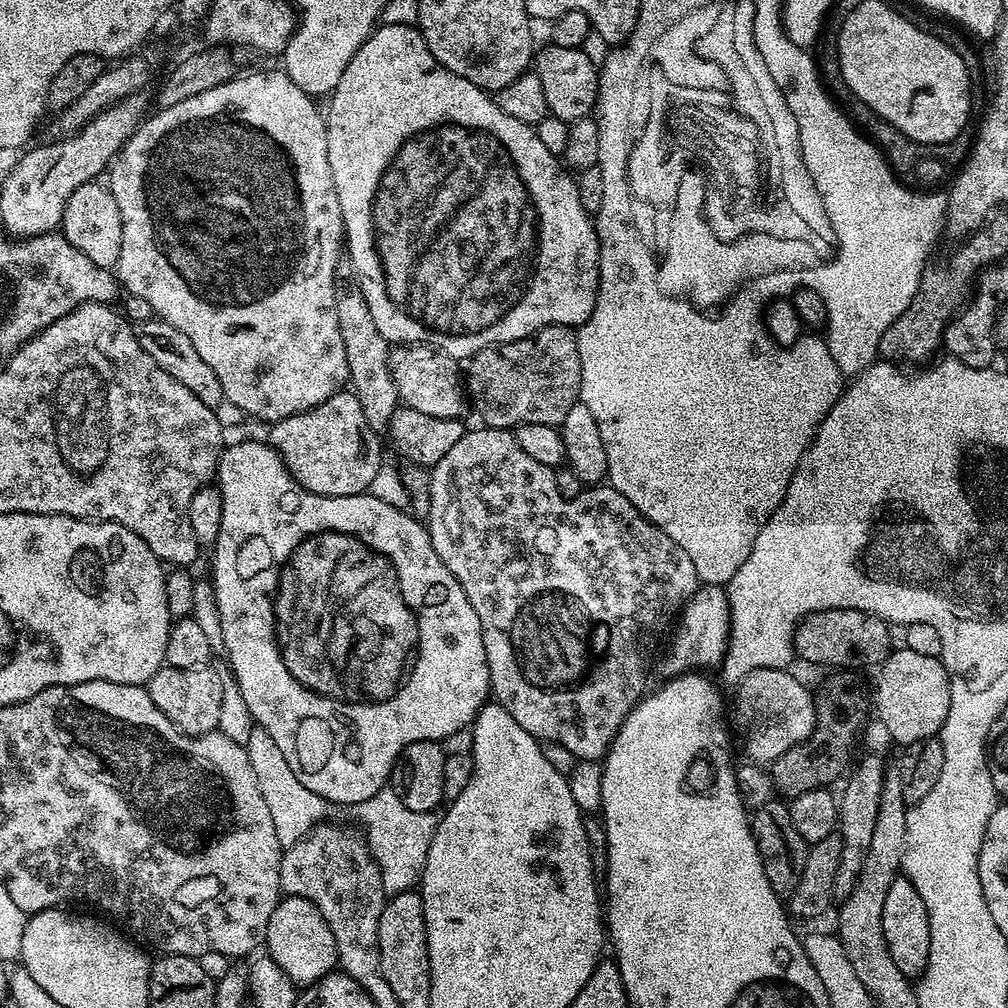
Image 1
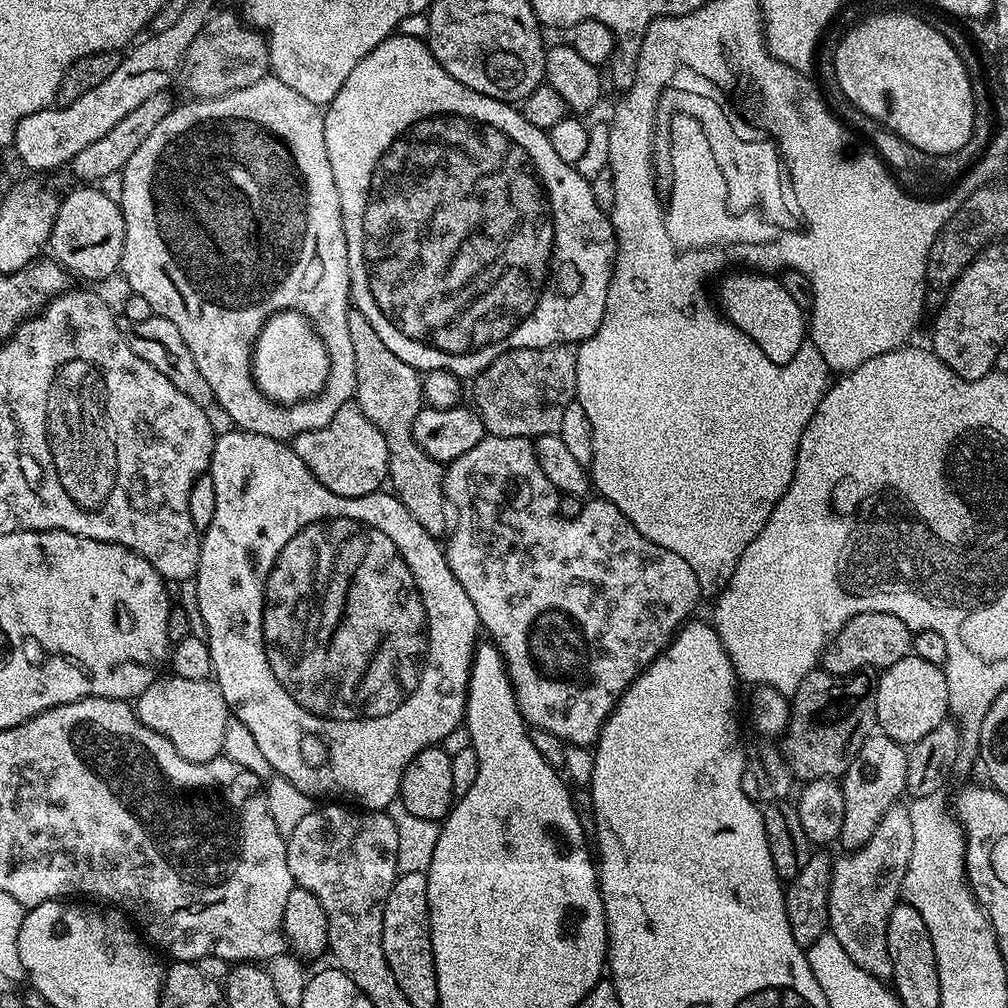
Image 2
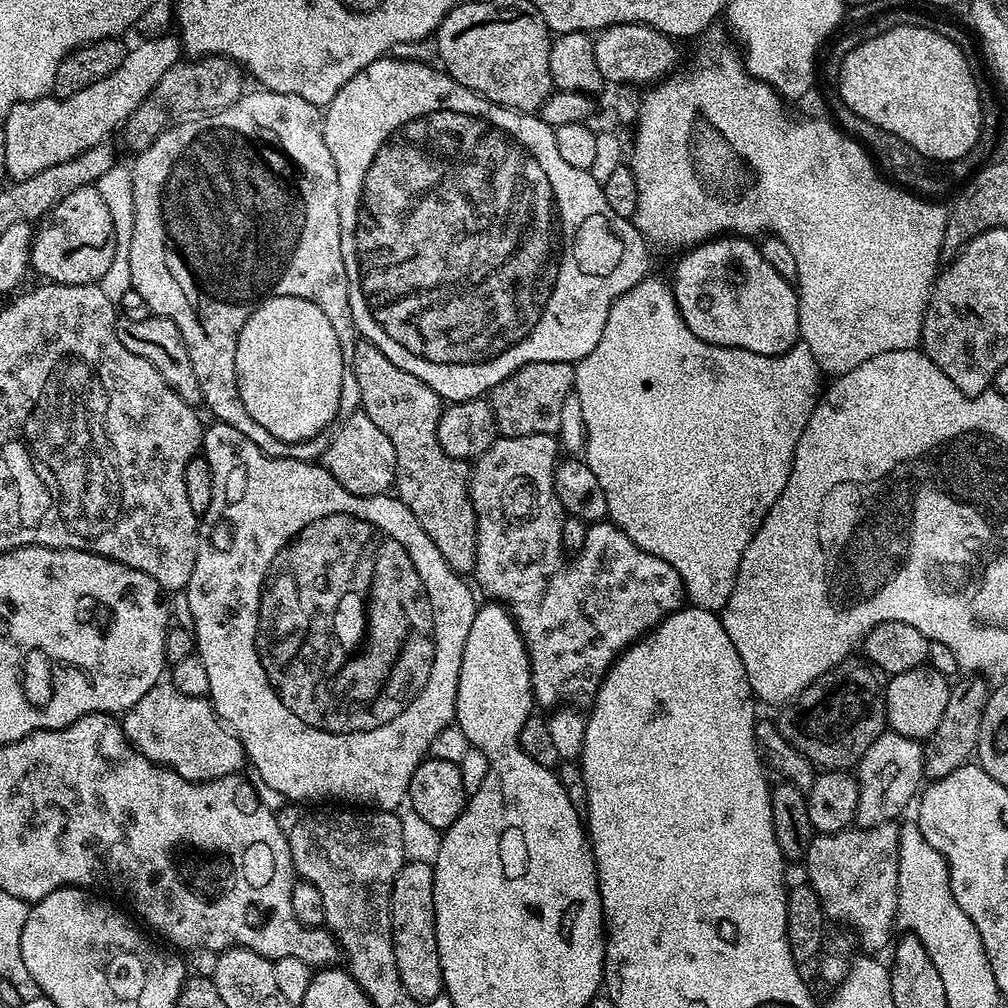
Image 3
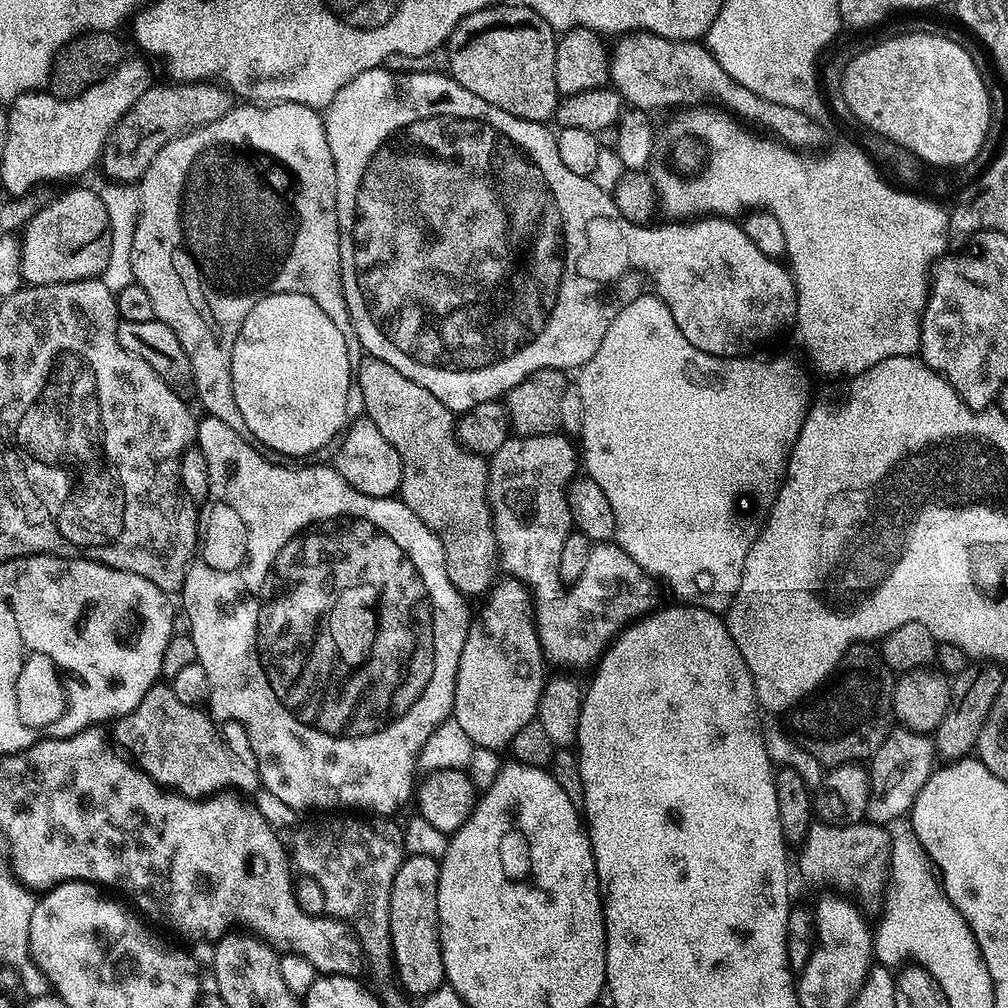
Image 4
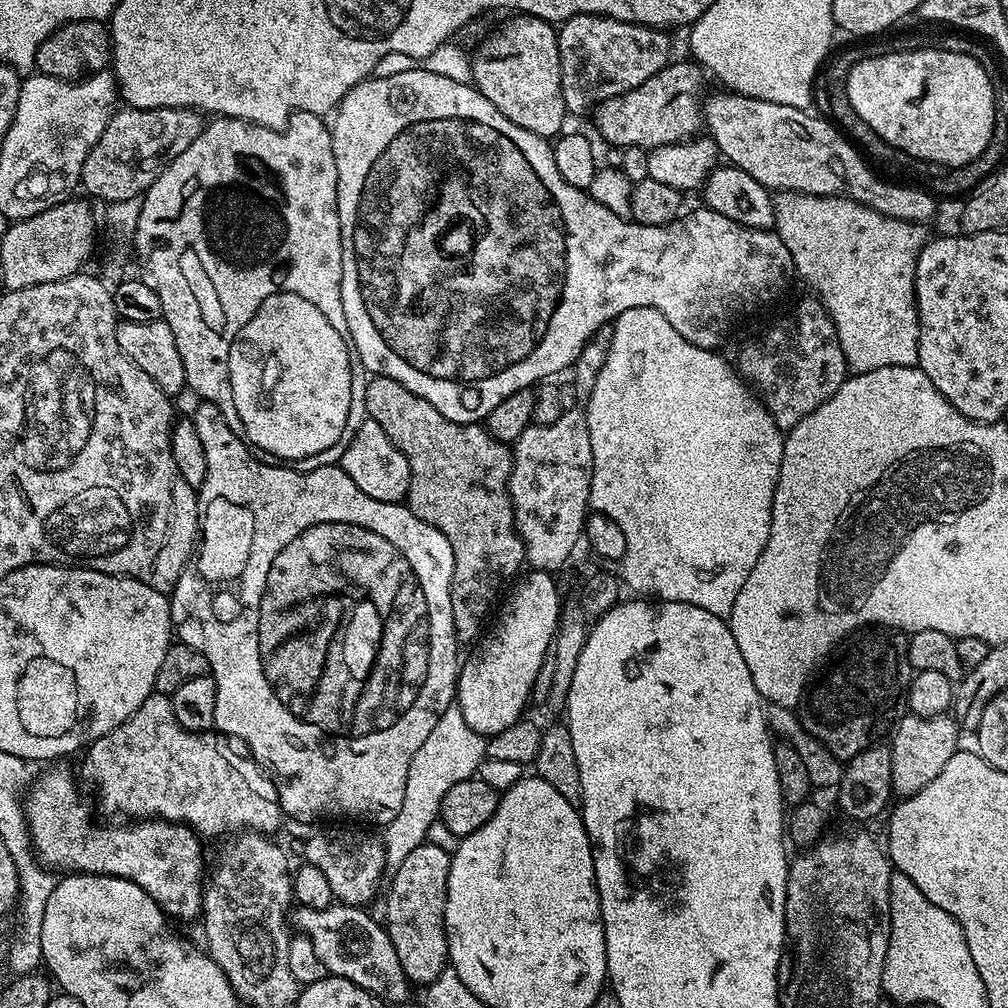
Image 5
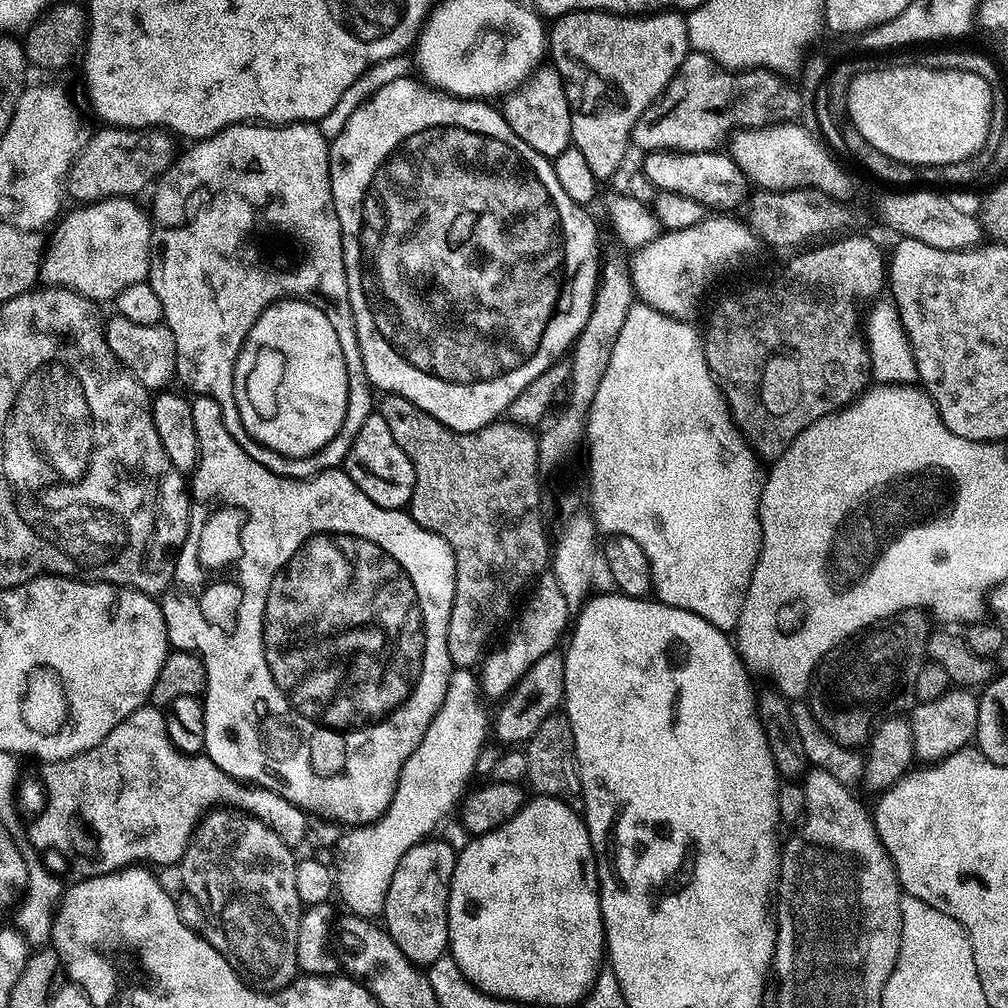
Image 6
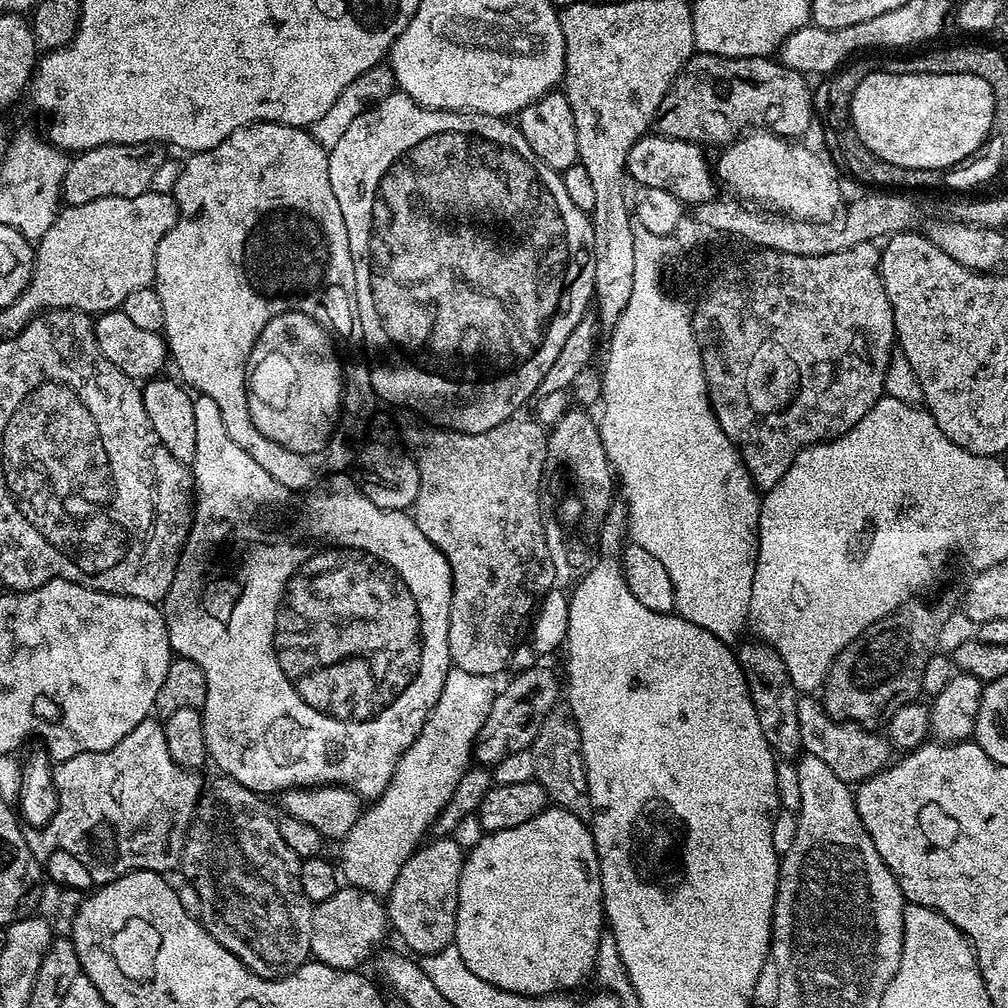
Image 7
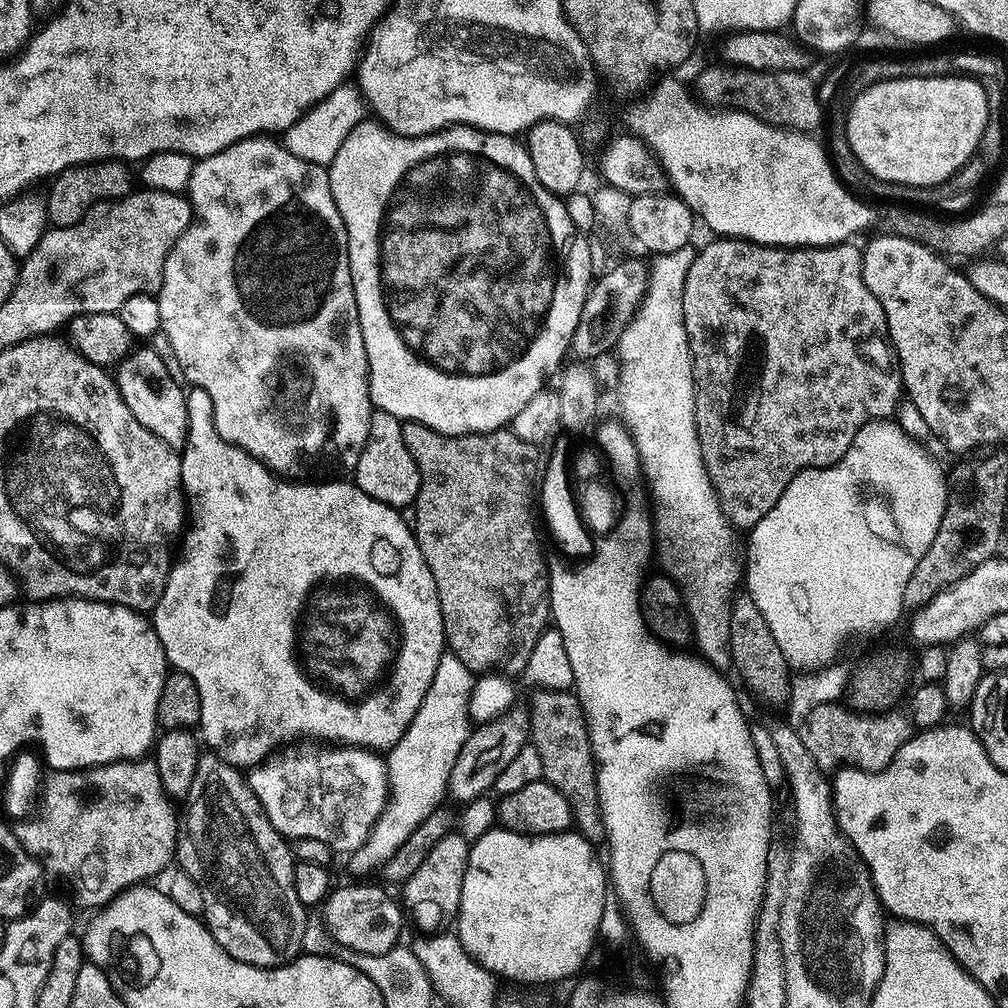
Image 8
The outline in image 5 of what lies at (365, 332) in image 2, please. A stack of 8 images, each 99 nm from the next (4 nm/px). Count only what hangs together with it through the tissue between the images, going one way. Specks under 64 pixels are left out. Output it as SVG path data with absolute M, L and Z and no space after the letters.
M372 376L367 381L366 410L367 419L378 422L386 430L390 442L402 450L410 466L407 508L441 532L446 542L450 542L450 550L454 550L454 630L461 645L471 645L485 631L486 621L497 607L500 583L512 575L515 577L526 564L524 543L516 533L508 493L511 447L498 442L483 423L450 422L426 398L418 398L402 382L394 382L394 378Z

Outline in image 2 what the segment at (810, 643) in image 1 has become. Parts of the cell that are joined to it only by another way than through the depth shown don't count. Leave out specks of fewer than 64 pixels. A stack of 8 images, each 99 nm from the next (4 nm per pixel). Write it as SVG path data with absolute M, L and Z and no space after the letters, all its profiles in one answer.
M867 612L858 614L850 622L842 626L842 630L834 637L834 642L824 650L822 657L823 671L835 676L849 676L861 670L883 670L894 666L912 651L913 631L902 622L902 618L894 618L894 614Z

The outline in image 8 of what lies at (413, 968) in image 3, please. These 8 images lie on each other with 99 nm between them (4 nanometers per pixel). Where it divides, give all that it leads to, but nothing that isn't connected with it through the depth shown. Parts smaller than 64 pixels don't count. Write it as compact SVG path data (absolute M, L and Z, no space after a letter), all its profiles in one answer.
M459 831L446 834L446 838L442 838L442 842L438 842L438 846L430 850L430 854L426 854L422 866L418 866L418 870L414 870L414 874L410 874L410 878L404 881L402 904L411 923L413 920L421 928L421 933L443 933L459 916L469 847L470 841L462 838Z

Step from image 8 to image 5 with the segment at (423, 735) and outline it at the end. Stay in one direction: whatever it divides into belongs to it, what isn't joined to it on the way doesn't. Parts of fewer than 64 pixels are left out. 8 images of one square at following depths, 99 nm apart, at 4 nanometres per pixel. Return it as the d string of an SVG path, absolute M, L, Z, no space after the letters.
M459 706L447 708L410 762L410 774L406 774L406 798L402 798L402 810L398 810L398 818L394 818L394 822L383 829L385 862L389 869L395 870L410 855L410 850L427 841L430 826L440 815L446 790L450 790L454 782L473 779L485 759L485 737L478 735L470 722L462 718Z

